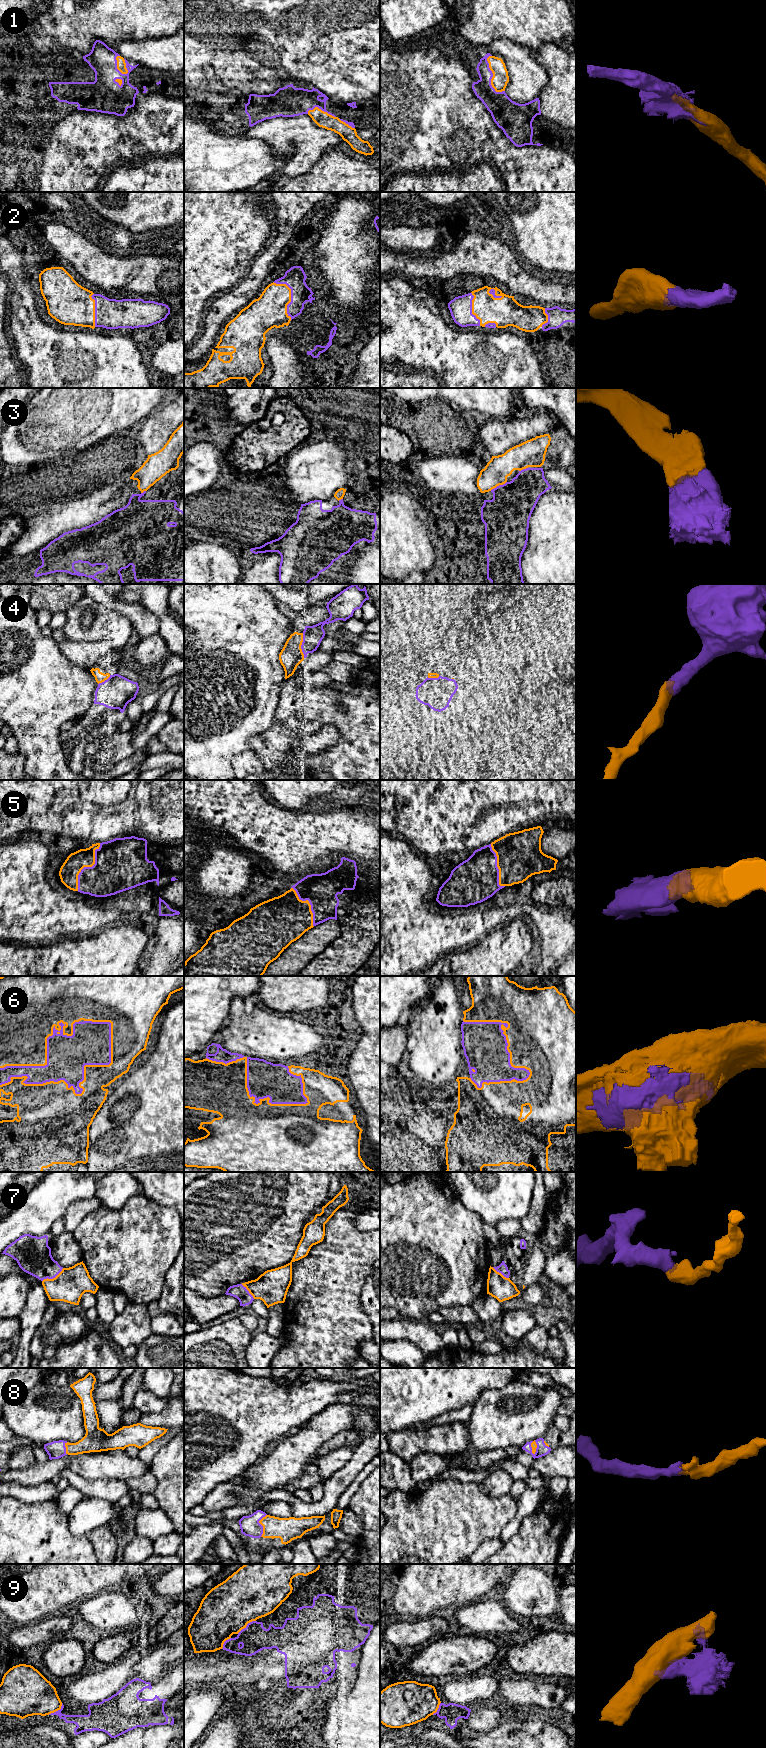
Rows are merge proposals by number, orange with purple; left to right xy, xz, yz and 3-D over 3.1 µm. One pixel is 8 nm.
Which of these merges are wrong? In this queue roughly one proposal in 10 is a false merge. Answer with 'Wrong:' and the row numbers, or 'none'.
Wrong: 9

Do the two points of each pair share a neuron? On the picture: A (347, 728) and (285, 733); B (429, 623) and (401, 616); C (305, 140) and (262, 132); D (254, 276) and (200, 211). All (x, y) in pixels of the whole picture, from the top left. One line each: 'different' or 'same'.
A: same
B: same
C: same
D: different

